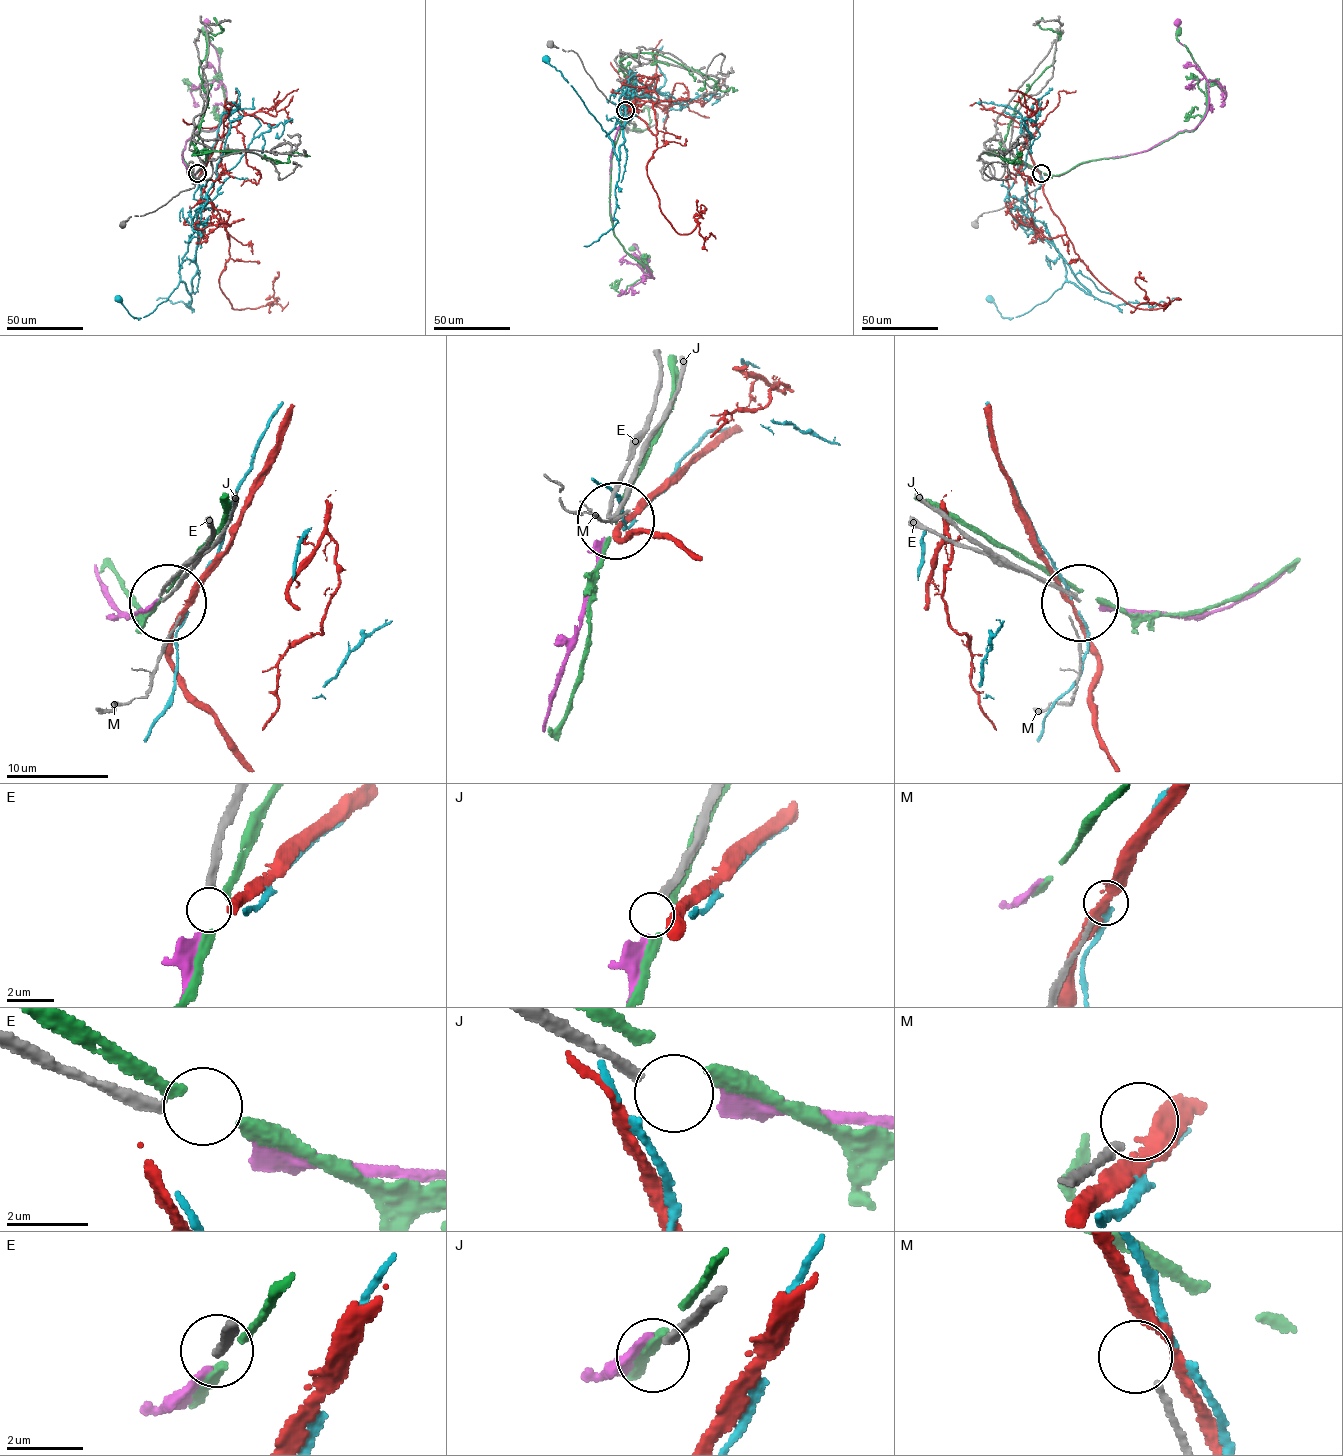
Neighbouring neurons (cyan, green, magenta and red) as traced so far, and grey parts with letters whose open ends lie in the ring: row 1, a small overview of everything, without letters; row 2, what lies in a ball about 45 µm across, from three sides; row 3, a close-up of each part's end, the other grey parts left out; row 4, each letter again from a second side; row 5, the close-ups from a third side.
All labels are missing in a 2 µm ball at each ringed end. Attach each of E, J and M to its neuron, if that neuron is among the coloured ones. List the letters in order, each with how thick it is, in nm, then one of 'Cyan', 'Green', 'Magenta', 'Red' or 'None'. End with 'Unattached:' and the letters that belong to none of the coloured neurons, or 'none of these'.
E: Thickness 280 nm. Magenta
J: Thickness 280 nm. None
M: Thickness 190 nm. None
Unattached: J, M

